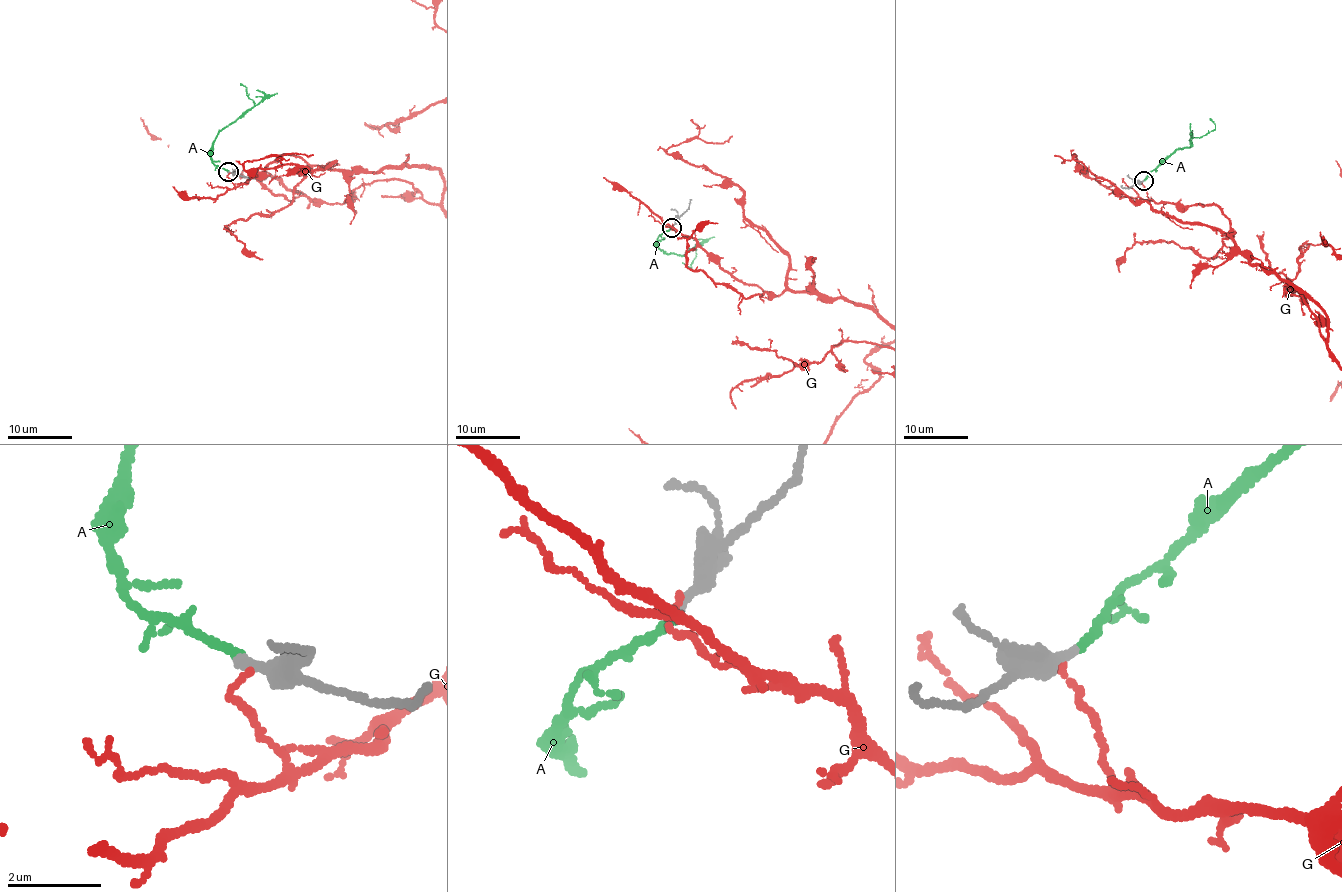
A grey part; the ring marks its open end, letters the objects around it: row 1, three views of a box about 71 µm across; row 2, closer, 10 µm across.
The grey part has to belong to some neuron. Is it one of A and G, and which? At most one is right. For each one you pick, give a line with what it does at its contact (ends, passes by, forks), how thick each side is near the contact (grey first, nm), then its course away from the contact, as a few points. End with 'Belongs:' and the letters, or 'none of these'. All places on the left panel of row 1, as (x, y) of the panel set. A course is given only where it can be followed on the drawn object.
A: it ends | 260/170 nm | via (228, 172), (213, 163), (209, 150), (223, 127), (254, 106), (240, 83)
Belongs: A

